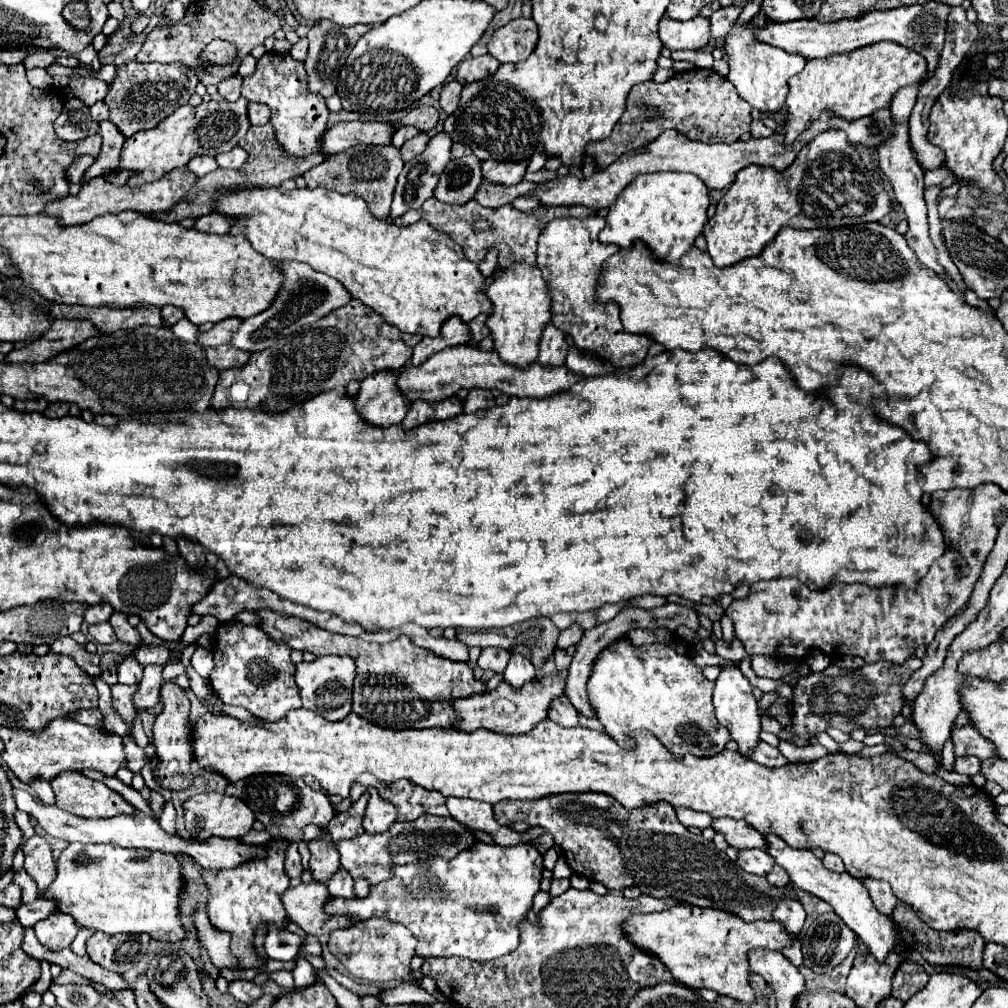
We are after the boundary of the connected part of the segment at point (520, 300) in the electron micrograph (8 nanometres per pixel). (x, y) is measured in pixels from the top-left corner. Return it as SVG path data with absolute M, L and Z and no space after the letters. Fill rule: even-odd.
M514 263L508 271L498 271L500 277L486 289L492 301L492 315L488 327L494 337L494 349L508 363L526 367L538 357L538 339L544 325L550 321L550 301L546 297L546 283L538 267Z

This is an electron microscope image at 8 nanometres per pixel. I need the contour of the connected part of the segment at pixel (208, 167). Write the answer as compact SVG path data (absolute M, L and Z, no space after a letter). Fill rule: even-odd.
M194 157L194 159L188 163L188 169L190 169L196 177L204 177L204 175L216 171L218 165L216 165L216 161L214 161L212 157Z

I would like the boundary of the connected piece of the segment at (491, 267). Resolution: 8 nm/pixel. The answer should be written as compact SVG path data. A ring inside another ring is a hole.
M488 249L484 261L478 265L478 269L484 277L490 277L496 271L496 259L498 259L498 249Z

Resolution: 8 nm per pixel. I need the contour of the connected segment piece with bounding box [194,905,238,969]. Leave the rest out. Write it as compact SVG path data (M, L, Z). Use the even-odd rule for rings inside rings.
M198 905L198 911L196 911L196 917L194 917L194 925L198 929L198 935L200 935L200 941L202 945L206 947L208 951L208 957L210 961L222 969L222 967L232 967L236 969L236 957L232 957L230 953L230 937L228 933L220 933L218 929L214 929L206 917L206 909L204 905Z

